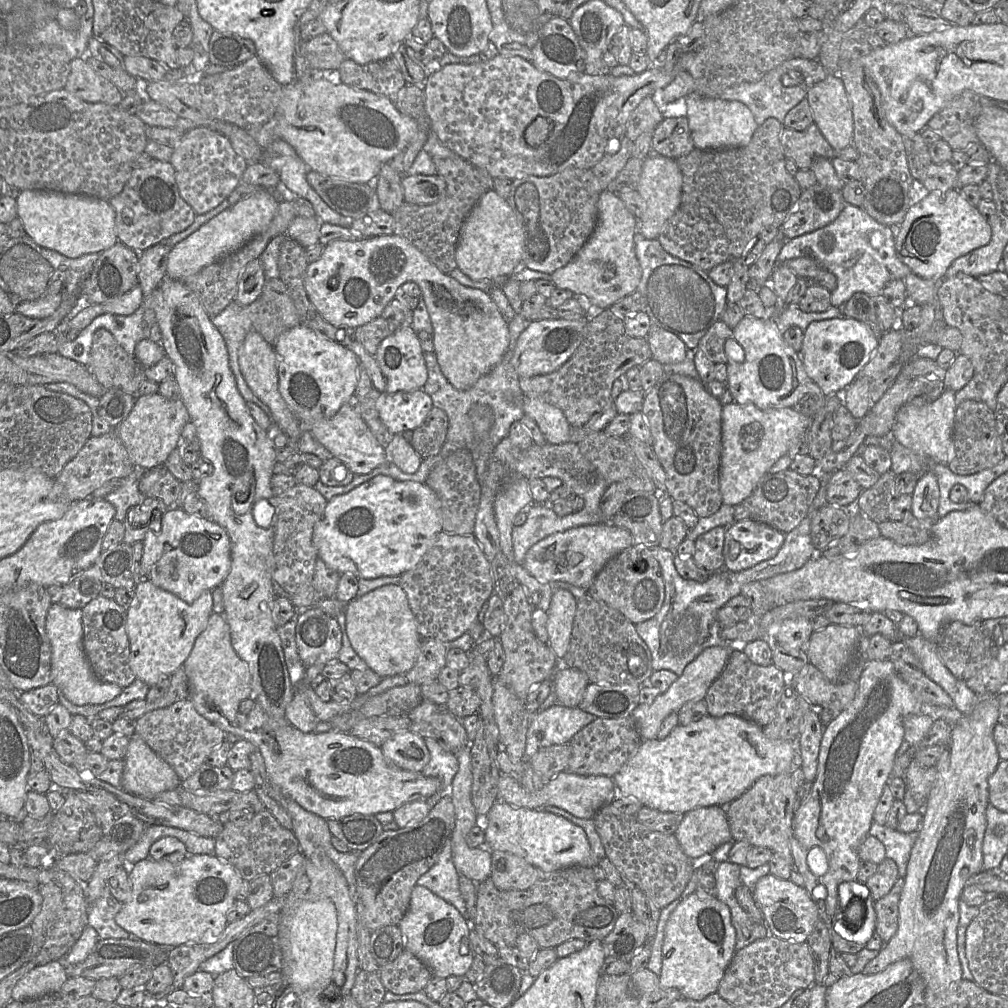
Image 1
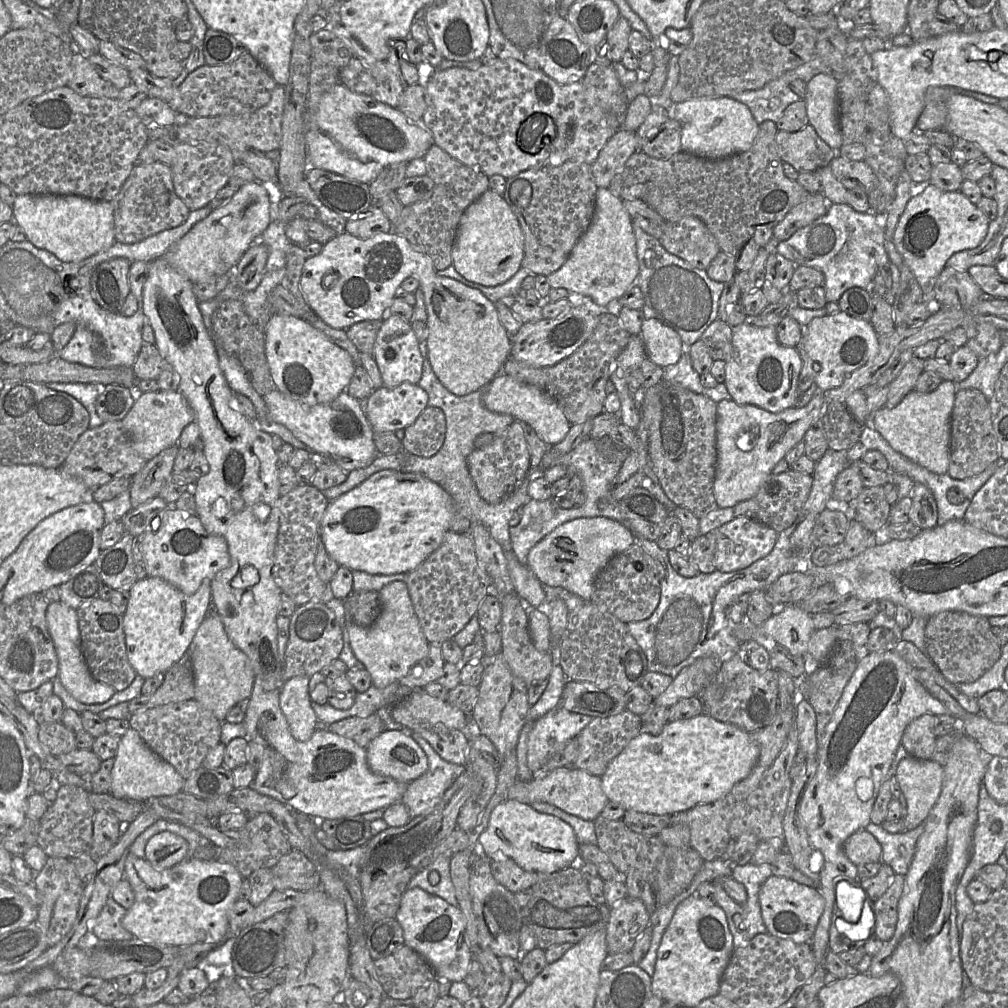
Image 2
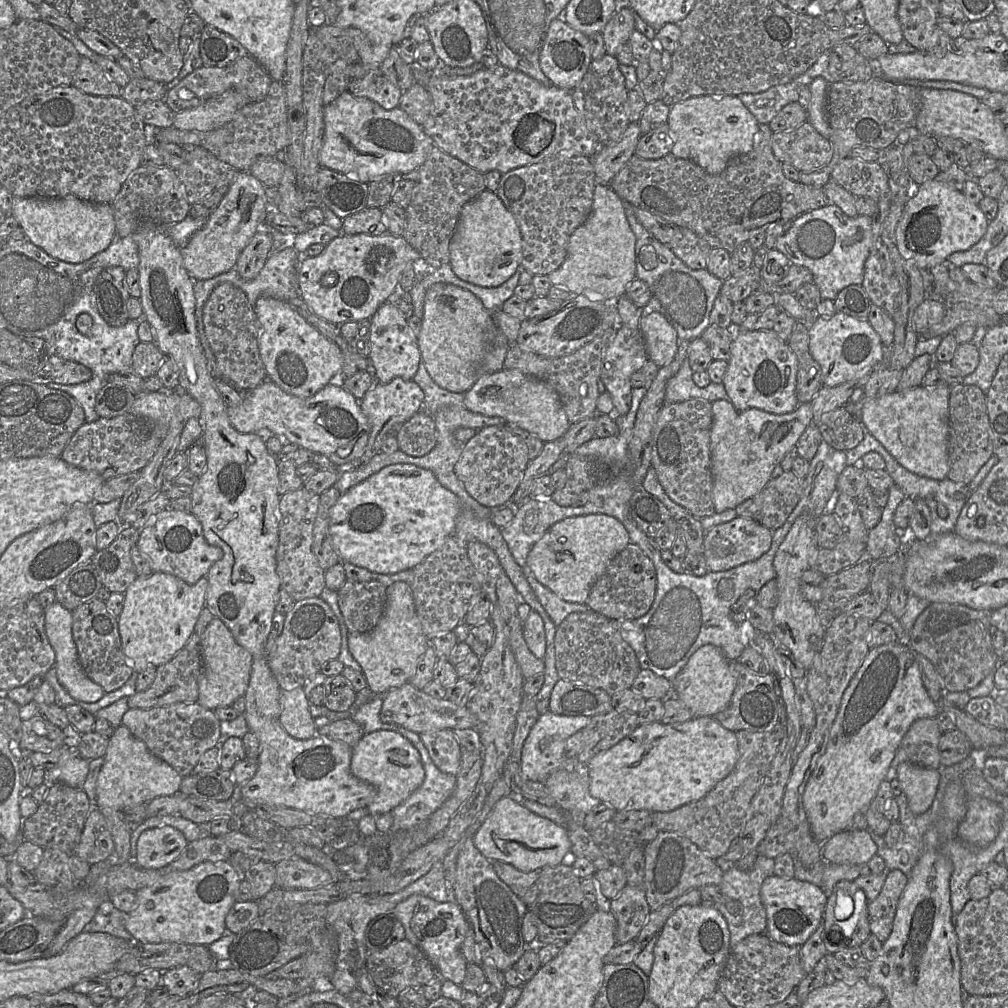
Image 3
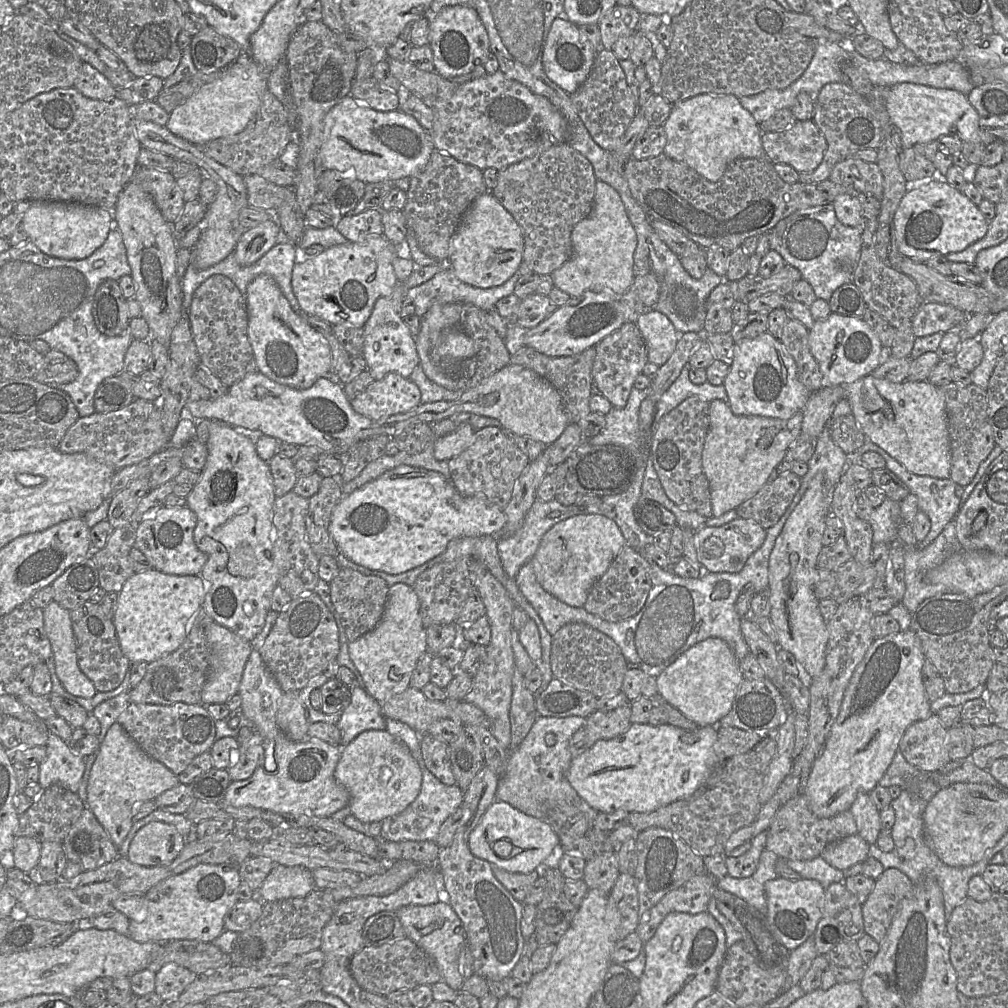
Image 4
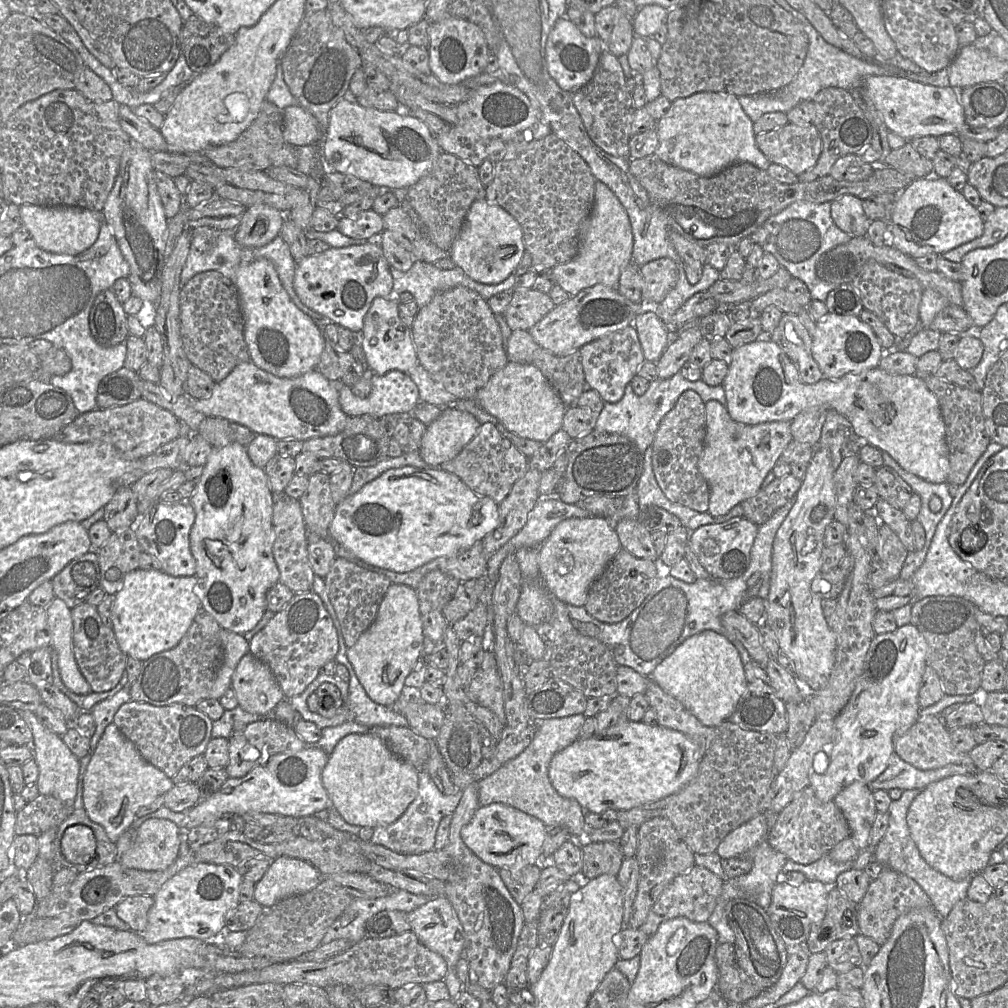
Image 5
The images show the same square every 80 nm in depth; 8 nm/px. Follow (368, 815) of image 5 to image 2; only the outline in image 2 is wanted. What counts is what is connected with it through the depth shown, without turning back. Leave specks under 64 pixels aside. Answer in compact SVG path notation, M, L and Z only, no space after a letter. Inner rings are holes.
M384 730L374 738L366 747L366 759L372 772L406 785L428 768L420 746L399 730Z

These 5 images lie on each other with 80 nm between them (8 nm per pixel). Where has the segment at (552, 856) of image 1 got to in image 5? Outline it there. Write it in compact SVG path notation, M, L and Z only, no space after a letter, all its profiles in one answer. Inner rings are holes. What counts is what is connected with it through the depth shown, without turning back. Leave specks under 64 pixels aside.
M503 803L480 806L461 830L465 845L496 869L520 869L533 865L542 853L547 828L538 818Z

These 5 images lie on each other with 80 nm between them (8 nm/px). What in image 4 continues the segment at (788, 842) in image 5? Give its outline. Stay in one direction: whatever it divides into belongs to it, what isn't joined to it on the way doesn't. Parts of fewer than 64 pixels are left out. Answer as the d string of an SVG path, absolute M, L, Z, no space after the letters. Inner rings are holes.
M804 793L791 798L774 817L767 834L765 849L778 857L791 860L811 860L820 856L830 843L857 834L854 816L849 810L829 818L819 818L811 811Z

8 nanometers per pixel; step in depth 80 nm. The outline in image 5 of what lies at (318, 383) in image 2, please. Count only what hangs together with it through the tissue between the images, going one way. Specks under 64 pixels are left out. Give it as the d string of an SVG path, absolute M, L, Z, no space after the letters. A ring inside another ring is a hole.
M266 258L241 263L235 286L239 294L244 337L251 361L258 368L279 378L295 378L316 370L325 347L323 331L291 300L273 263Z

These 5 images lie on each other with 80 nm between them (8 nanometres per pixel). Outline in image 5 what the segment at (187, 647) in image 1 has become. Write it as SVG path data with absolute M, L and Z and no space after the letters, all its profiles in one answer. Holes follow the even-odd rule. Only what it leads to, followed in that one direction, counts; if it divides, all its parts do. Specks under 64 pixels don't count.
M161 570L129 572L112 605L112 628L121 651L142 662L176 647L201 608L196 576L171 576Z

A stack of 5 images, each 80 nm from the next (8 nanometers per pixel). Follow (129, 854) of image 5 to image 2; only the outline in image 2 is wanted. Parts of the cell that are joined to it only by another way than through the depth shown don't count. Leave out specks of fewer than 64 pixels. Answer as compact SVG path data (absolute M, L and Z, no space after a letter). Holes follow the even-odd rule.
M170 831L152 836L145 847L145 859L156 869L171 868L188 857L188 842Z

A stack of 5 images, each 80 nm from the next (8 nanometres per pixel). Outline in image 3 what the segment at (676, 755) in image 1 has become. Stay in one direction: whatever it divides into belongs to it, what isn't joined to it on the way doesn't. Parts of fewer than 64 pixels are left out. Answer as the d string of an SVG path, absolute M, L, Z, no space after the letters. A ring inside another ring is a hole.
M713 716L694 717L686 722L662 724L653 722L640 724L627 737L623 738L613 747L599 752L585 766L588 770L590 784L590 794L617 811L619 810L648 810L650 812L668 812L679 808L685 804L697 801L707 795L715 785L724 779L733 770L738 759L738 742L736 733L724 728Z

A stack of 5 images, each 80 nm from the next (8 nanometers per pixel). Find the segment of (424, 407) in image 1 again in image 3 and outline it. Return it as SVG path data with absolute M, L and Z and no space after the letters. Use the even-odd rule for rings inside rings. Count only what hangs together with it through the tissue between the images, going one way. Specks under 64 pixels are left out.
M396 377L388 383L375 382L373 387L359 401L360 408L369 421L369 440L363 455L344 469L363 467L367 465L374 456L381 453L381 444L385 438L391 435L395 427L403 425L422 410L423 401L424 392L413 380L404 380L400 377Z

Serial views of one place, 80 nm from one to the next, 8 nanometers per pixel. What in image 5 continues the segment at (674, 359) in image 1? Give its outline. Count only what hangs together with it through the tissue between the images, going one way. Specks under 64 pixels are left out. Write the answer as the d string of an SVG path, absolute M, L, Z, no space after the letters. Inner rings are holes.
M655 312L641 313L633 325L646 361L657 363L669 344L669 333L663 321Z

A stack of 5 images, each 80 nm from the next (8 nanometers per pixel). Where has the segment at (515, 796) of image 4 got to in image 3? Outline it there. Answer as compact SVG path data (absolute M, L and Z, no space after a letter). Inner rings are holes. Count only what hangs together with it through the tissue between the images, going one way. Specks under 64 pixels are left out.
M550 711L540 715L525 740L520 762L521 773L529 780L544 782L547 777L558 769L575 771L580 764L576 758L567 758L564 755L566 740L578 731L585 728L591 717L587 716L564 716Z

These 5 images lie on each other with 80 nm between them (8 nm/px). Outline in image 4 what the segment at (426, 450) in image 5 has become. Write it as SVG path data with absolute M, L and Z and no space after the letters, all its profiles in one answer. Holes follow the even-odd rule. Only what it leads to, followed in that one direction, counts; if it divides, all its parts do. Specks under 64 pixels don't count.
M468 423L460 424L454 431L436 438L434 457L437 460L451 460L466 450L475 441L476 430Z

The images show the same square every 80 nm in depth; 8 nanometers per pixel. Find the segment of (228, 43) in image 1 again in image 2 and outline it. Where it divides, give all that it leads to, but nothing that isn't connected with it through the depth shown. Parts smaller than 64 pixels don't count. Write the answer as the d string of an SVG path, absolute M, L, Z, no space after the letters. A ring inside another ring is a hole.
M208 28L203 43L205 64L219 66L228 64L242 54L245 47L231 34Z

